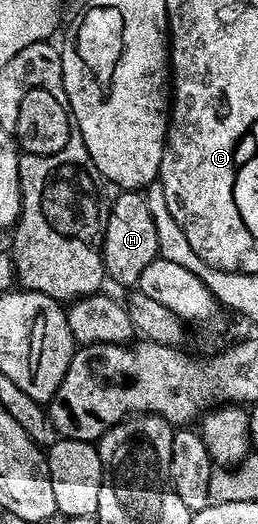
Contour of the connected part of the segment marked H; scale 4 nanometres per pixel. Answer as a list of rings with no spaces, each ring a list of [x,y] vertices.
[[[122,190],[119,195],[118,199],[113,199],[110,208],[108,224],[102,241],[102,259],[104,260],[106,277],[111,283],[114,281],[118,286],[134,288],[137,287],[140,272],[144,272],[144,268],[148,268],[148,264],[152,264],[152,260],[159,257],[156,224],[152,224],[152,212],[148,212],[145,193],[138,190]]]

